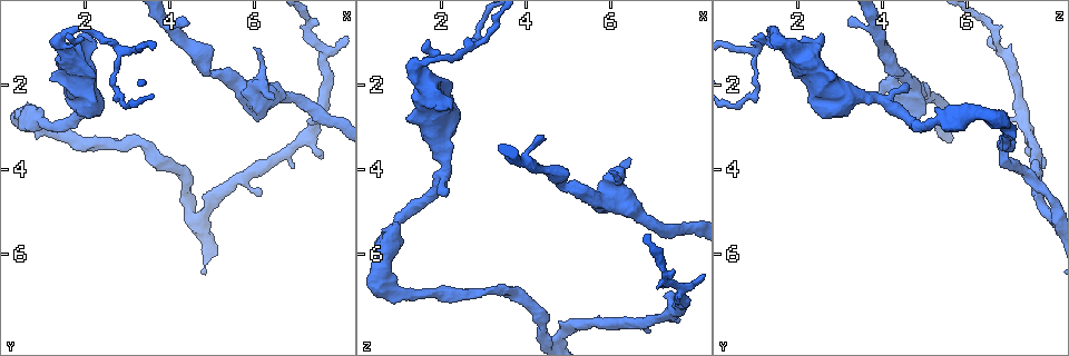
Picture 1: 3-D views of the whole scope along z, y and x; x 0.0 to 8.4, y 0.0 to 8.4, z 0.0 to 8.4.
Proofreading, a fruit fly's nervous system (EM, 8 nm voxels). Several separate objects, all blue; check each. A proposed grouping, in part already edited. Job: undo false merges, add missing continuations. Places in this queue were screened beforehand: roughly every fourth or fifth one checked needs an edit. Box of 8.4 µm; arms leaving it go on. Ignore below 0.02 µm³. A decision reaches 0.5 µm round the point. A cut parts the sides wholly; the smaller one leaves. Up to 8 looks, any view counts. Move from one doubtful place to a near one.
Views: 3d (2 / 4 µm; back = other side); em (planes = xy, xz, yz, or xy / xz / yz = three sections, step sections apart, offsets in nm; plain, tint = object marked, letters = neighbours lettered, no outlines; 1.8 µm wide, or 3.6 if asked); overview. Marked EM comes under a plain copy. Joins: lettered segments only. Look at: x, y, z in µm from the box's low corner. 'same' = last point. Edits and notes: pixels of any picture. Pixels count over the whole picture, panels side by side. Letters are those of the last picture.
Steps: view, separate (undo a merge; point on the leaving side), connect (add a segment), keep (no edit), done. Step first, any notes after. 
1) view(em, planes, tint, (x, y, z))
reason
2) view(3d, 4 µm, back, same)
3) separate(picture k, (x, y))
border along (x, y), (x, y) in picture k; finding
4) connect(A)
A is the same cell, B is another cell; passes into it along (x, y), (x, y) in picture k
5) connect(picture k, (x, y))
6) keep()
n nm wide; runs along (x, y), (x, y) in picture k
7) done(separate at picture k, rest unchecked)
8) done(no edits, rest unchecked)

view(em, xy, step 16, letters, (7.50, 3.80, 7.60))
free end

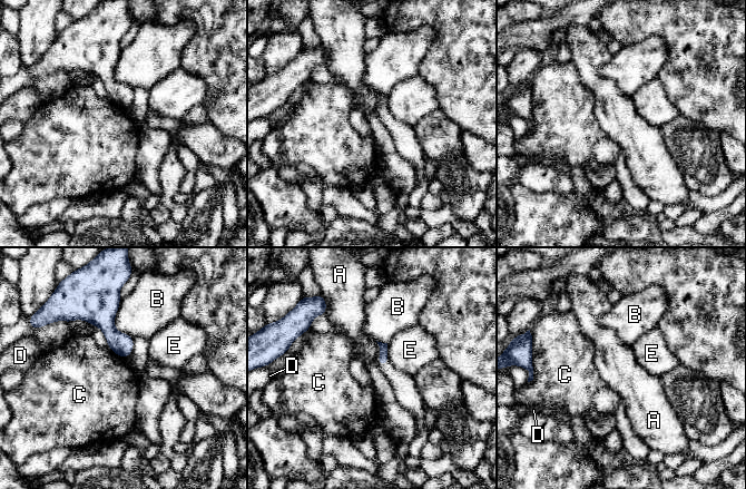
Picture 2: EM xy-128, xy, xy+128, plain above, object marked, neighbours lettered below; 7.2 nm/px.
keep()
A, B, C, D and E are other cells; border along (375, 341), (379, 346), (376, 361) in picture 2; none of them fits

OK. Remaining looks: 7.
view(3d, 4 µm, (4.80, 5.10, 7.90))
sharp bend

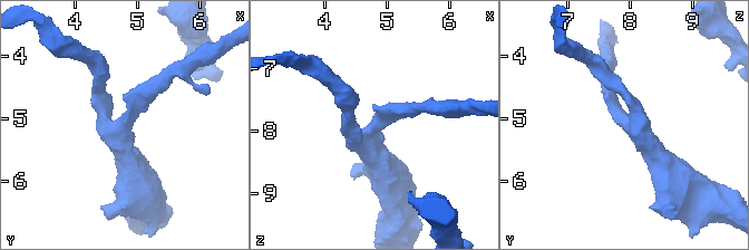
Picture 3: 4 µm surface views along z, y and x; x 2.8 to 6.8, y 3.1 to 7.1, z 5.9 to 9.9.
view(em, yz, step 4, tint, (4.80, 5.10, 7.95))
3 arms; arms of 200, 260, 280 nm; shape alone is not enough

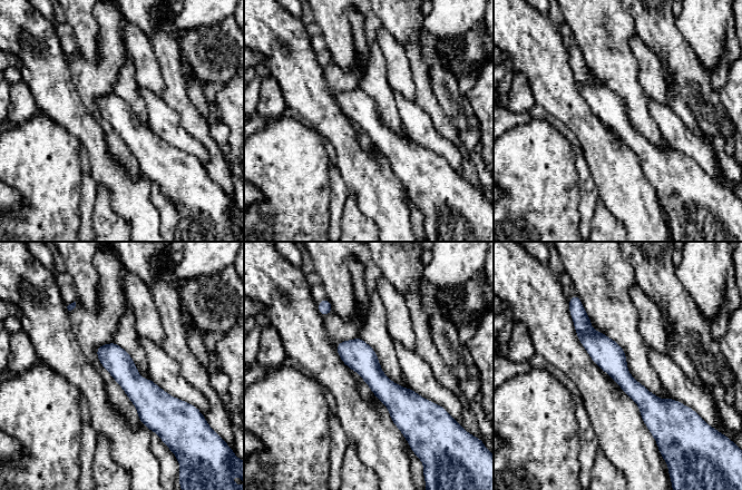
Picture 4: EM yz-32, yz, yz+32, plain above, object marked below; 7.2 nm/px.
view(em, planes, letters, same)

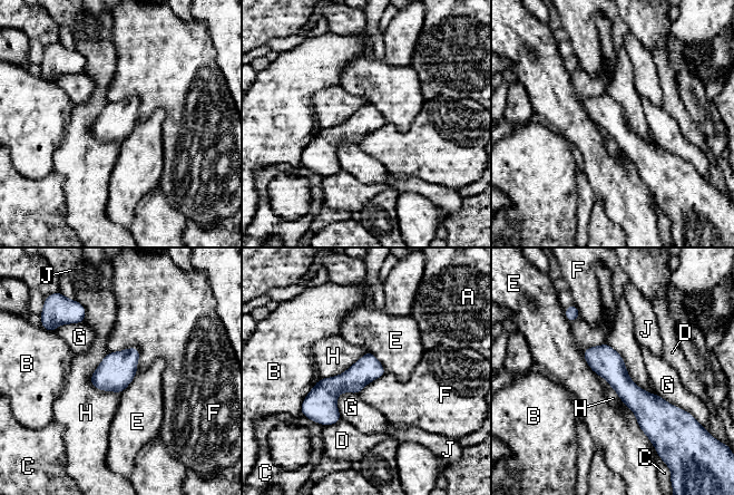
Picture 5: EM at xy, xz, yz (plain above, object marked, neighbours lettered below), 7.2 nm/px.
keep()
A, B, C, D, E, F, G, H and J are other cells; runs along (588, 350), (649, 413), (651, 429) in picture 5; one neuron here

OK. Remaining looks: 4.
view(em, planes, tint, (0.85, 2.80, 5.45))
sudden change in width

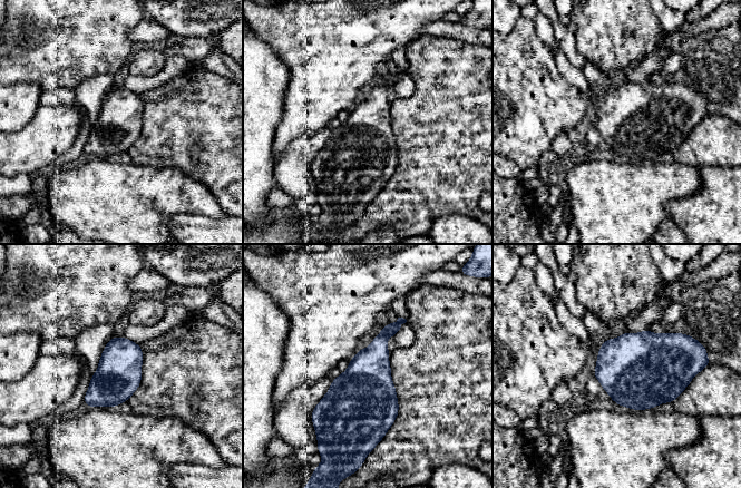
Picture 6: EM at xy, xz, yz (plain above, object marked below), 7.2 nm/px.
view(em, planes, letters, same)
see the neighbours

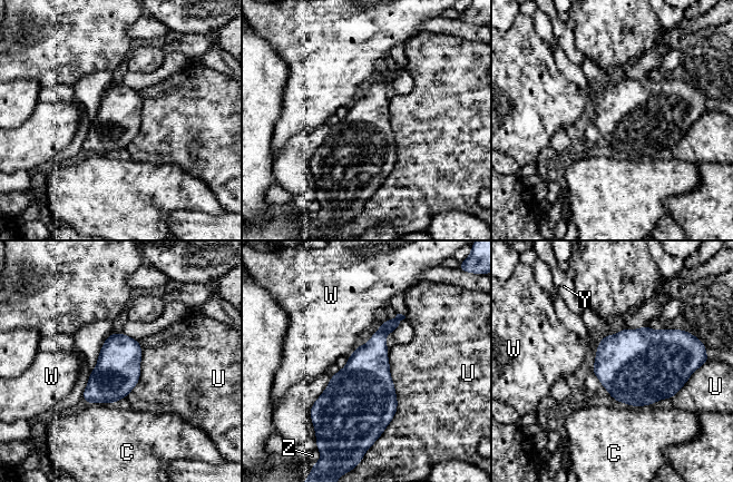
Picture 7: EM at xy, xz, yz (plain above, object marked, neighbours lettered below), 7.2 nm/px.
keep()
U touches over 700 nm; C, U, W, Y and Z are other cells; border along (358, 344), (348, 357) in picture 7; all the same neuron

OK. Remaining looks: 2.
done(no edits, rest unchecked)

